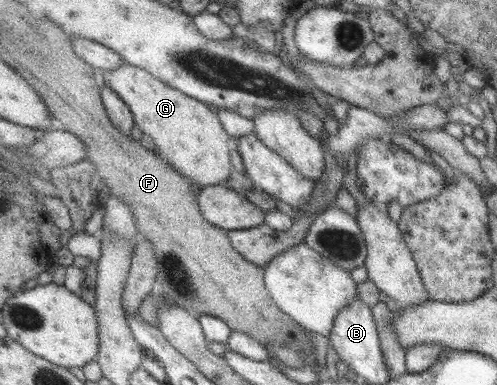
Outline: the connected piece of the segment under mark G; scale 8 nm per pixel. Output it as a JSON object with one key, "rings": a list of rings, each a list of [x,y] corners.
{"rings":[[[125,63],[114,71],[104,71],[106,84],[117,91],[133,109],[135,124],[151,136],[158,152],[172,168],[187,176],[201,188],[213,184],[225,185],[233,172],[229,151],[231,136],[223,128],[216,110],[176,87],[161,82],[156,75],[140,66]]]}

